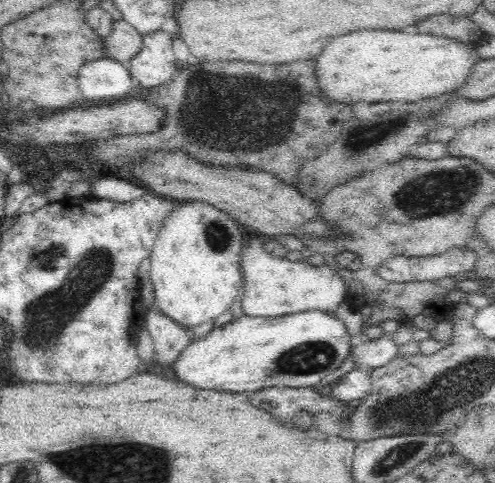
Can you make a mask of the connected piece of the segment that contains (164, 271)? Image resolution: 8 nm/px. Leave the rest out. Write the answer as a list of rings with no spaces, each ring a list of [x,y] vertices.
[[[176,201],[172,211],[145,266],[150,270],[157,307],[180,326],[193,329],[224,314],[244,293],[239,260],[248,231],[234,217],[207,202]]]

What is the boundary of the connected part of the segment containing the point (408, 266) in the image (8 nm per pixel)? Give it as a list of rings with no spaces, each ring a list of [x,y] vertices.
[[[452,248],[446,254],[430,258],[394,256],[388,262],[384,262],[376,273],[390,283],[437,282],[455,274],[470,276],[476,261],[477,254],[472,250]]]

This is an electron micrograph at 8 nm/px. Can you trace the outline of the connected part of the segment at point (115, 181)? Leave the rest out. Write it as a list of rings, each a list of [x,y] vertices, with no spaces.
[[[108,176],[90,183],[90,195],[98,200],[112,200],[114,202],[128,202],[140,198],[148,192],[146,187],[137,186],[128,180]]]

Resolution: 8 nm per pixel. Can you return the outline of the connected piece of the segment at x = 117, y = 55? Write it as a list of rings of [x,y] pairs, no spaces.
[[[114,21],[111,33],[103,39],[106,56],[118,62],[128,62],[138,54],[143,36],[126,21]]]

